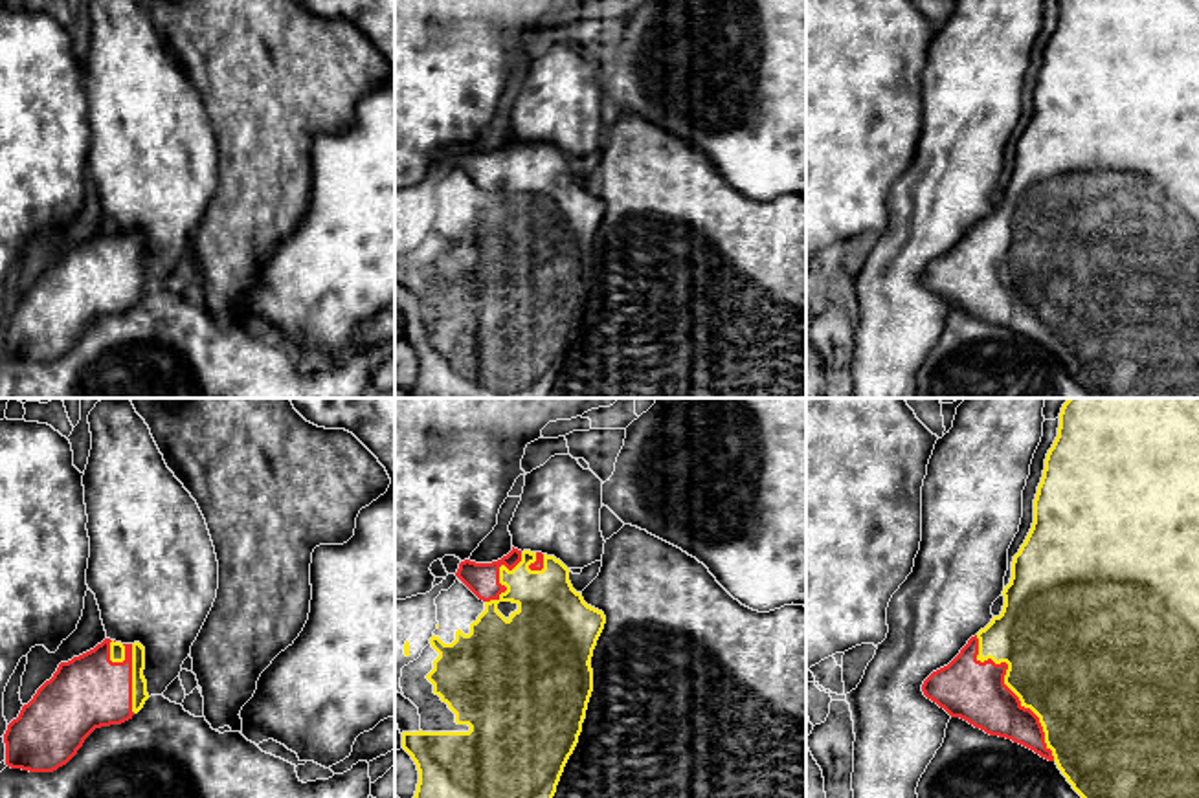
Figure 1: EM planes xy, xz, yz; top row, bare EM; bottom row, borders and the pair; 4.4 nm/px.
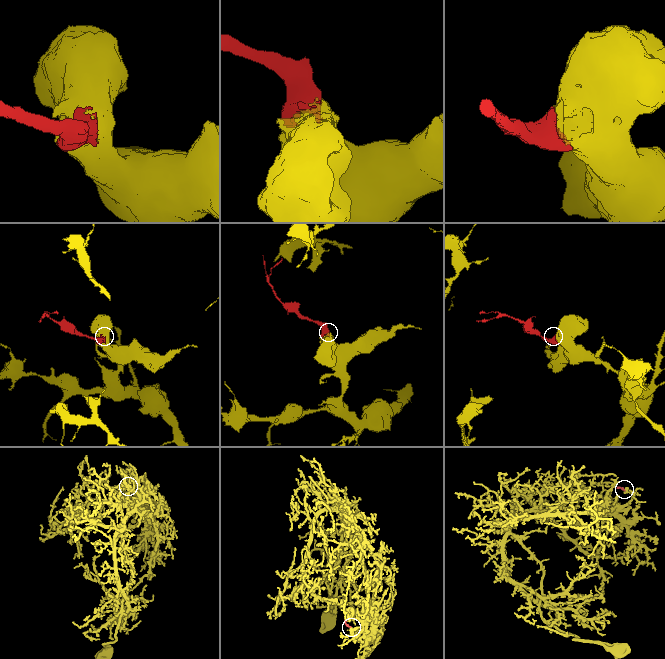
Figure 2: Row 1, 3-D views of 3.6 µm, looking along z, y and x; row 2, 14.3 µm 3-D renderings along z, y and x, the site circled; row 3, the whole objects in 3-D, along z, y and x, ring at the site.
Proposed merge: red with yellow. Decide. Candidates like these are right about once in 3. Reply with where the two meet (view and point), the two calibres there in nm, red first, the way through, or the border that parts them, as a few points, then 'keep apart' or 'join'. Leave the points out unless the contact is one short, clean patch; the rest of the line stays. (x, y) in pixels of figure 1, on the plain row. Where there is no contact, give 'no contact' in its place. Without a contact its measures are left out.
contact yz (1008, 277); calibres 260 and 460 nm; join

